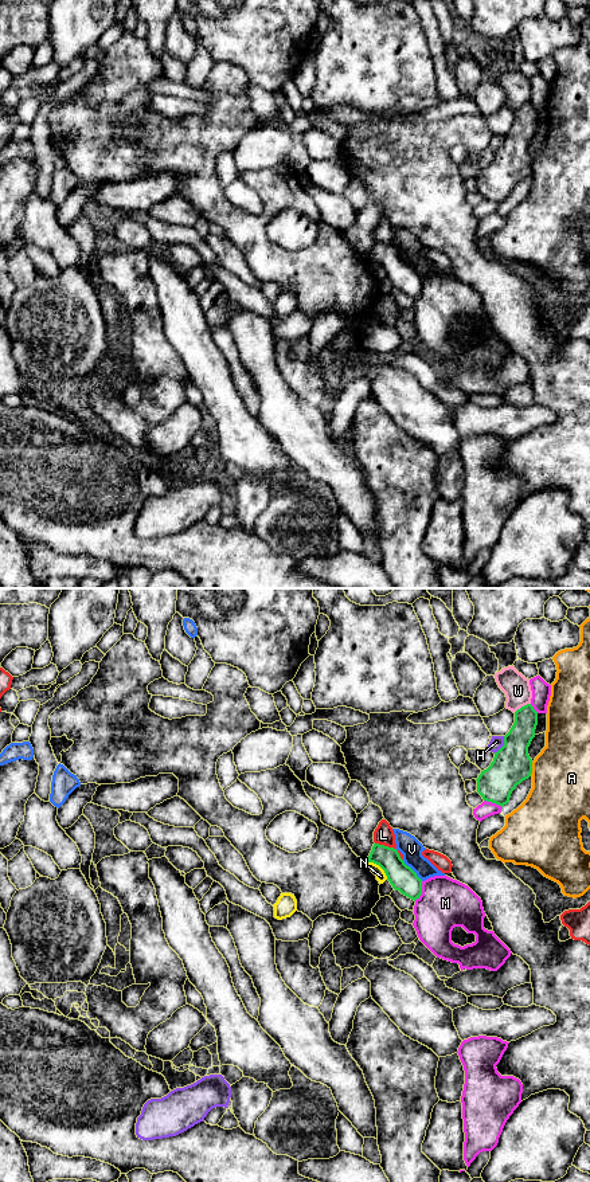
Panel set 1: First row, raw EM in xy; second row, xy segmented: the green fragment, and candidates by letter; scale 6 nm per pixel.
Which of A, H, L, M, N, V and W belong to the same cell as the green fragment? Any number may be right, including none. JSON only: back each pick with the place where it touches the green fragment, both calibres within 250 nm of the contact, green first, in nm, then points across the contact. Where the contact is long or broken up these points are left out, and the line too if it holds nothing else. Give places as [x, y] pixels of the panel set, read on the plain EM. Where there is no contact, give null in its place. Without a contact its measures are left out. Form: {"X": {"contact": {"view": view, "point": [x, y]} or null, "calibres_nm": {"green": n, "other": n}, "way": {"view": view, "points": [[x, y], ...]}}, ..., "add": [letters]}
{"add": []}

